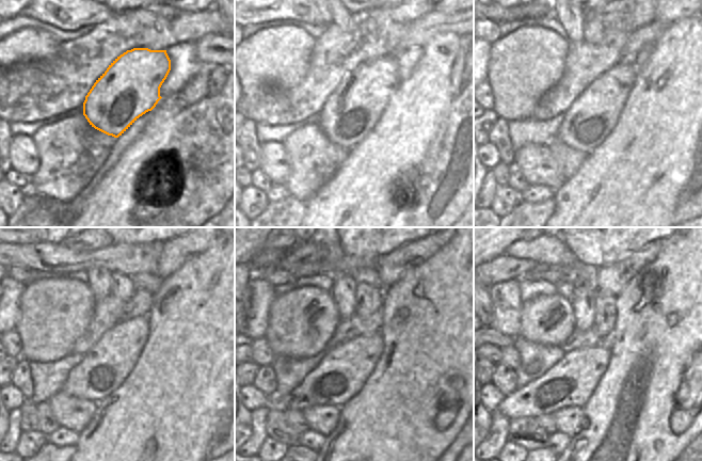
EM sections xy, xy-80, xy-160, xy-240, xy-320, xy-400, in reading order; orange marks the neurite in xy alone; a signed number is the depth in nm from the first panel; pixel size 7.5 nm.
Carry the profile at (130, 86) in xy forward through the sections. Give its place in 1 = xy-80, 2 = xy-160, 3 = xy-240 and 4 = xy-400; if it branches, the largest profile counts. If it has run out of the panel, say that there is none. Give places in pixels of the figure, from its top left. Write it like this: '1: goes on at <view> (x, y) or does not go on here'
1: goes on at xy-80 (352, 110)
2: goes on at xy-160 (592, 115)
3: goes on at xy-240 (106, 366)
4: goes on at xy-400 (571, 382)

